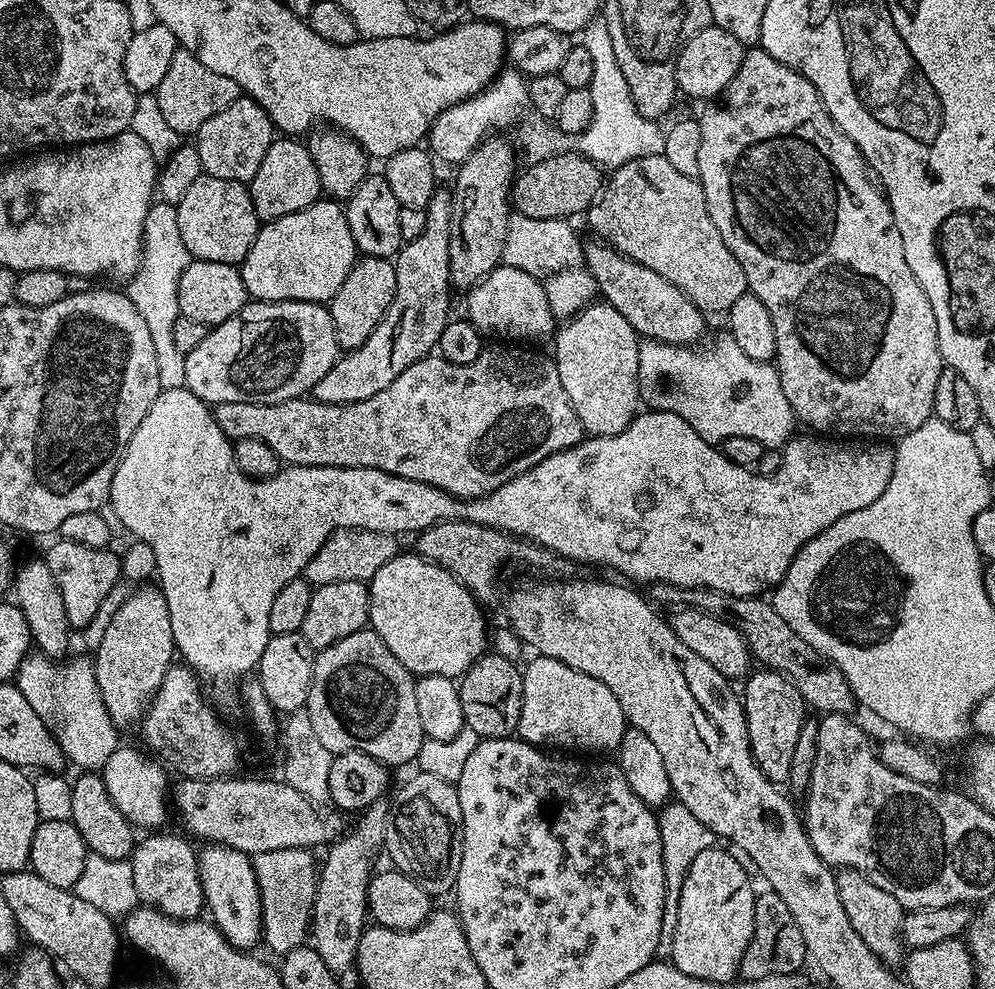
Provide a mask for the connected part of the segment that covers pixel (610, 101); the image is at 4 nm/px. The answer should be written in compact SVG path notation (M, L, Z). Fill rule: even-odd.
M596 15L585 26L583 32L579 33L578 42L591 48L594 54L594 78L591 86L594 118L590 118L590 126L586 126L586 130L575 137L575 151L608 170L621 168L634 158L661 155L664 150L665 129L659 128L661 125L657 121L638 114L638 106L634 106L634 98L630 98L630 86L626 86L626 77L622 75L622 66L618 66L614 42L610 42L610 29L606 27L603 15Z

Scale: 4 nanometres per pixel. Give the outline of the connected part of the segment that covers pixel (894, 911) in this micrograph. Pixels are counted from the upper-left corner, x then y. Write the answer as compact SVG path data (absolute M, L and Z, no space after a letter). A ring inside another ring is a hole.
M852 868L836 872L836 885L838 898L842 898L842 906L846 910L846 918L850 918L850 926L858 930L862 942L866 942L866 946L874 950L874 954L883 964L899 965L906 955L906 945L900 938L900 927L906 910L900 905L898 898L874 886L870 878L866 878L860 872L855 872Z

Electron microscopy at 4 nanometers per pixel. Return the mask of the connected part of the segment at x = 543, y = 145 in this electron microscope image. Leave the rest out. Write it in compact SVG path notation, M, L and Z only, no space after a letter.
M515 70L501 71L478 95L450 106L432 123L432 130L426 140L437 161L445 160L451 166L459 166L489 134L504 130L500 128L508 128L511 124L520 124L520 140L524 143L525 150L532 155L533 161L543 160L545 156L561 151L561 137L552 136L553 129L532 111L532 103L528 97L528 80Z

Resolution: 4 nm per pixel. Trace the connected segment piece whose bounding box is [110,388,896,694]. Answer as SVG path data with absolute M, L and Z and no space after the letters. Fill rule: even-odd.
M173 388L161 391L154 406L150 406L146 418L142 418L134 438L128 444L128 451L121 456L120 464L116 468L112 479L110 501L117 510L119 518L122 518L127 535L146 542L146 546L154 550L158 587L166 598L166 606L170 610L170 630L174 630L174 642L179 659L184 659L181 661L193 669L207 687L209 684L214 691L226 694L234 684L239 685L251 673L248 672L251 668L253 671L259 665L262 650L266 650L266 642L272 635L270 605L274 602L274 594L278 594L278 590L282 590L286 582L301 579L310 558L314 558L314 554L322 550L326 538L330 538L330 534L334 534L340 528L361 528L399 537L400 532L412 532L411 534L425 532L430 526L441 524L443 520L465 520L484 524L488 528L497 528L500 532L535 542L560 558L565 556L568 560L585 560L588 564L601 564L601 569L618 571L629 581L641 580L644 586L662 582L683 589L709 588L726 595L759 597L775 589L776 585L782 582L786 570L790 570L790 562L794 562L798 550L802 550L802 546L806 546L810 538L834 526L838 518L846 514L854 514L854 510L862 510L862 506L870 506L870 502L878 502L878 498L884 496L886 486L890 486L890 474L894 474L896 454L887 443L853 442L848 438L821 438L816 434L807 434L808 436L796 434L783 445L784 457L782 466L778 466L778 474L758 476L753 469L743 468L727 460L717 445L704 441L690 426L690 422L686 422L678 414L667 410L647 411L641 411L635 416L630 426L622 430L622 434L588 436L573 448L558 454L550 454L550 458L538 462L538 466L530 466L530 470L518 474L518 478L510 478L510 482L498 486L498 490L494 490L489 496L479 496L473 500L457 500L455 496L441 488L414 482L410 478L386 474L382 470L373 468L288 466L268 480L254 480L242 474L242 470L238 470L234 462L233 441L229 440L228 435L218 426L213 409L192 392L184 388Z

